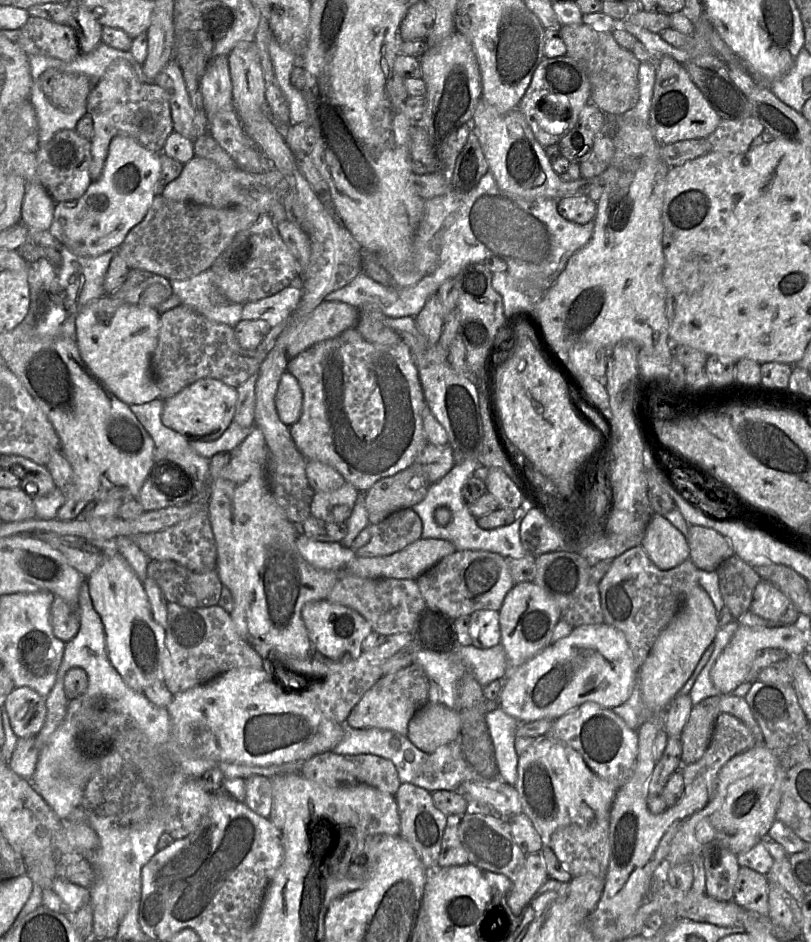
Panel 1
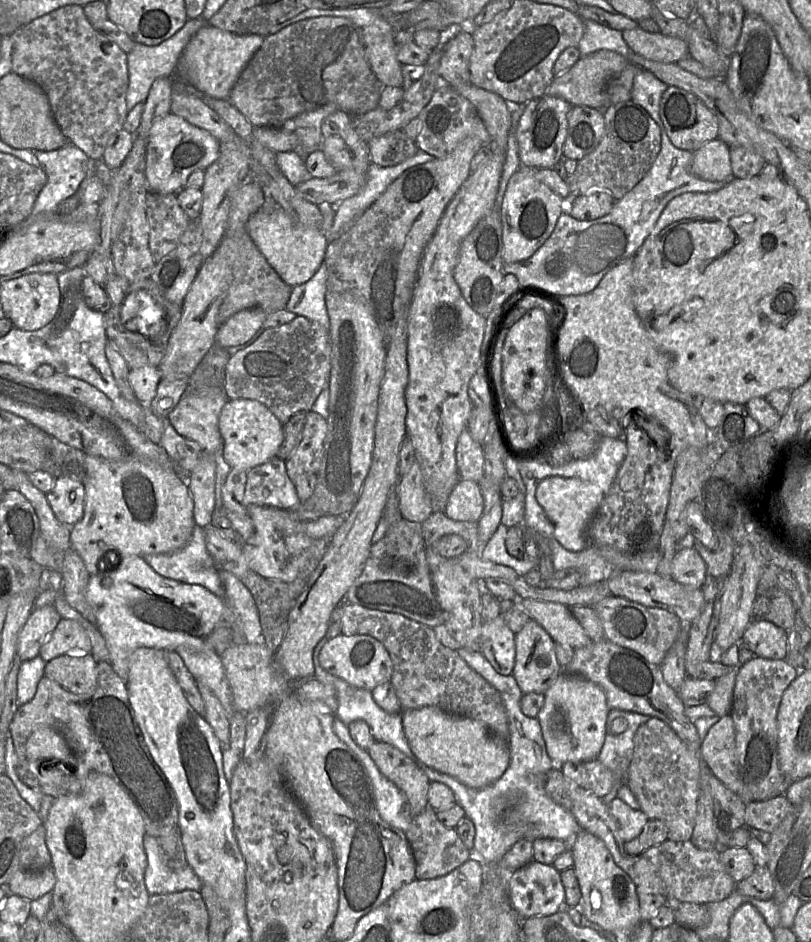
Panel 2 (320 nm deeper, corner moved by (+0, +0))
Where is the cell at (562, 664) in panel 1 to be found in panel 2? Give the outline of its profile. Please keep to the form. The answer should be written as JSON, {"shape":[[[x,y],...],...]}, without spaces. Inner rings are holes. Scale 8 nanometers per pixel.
{"shape":[[[562,671],[544,696],[537,719],[552,762],[562,765],[598,758],[605,740],[610,710],[603,689],[586,678]]]}

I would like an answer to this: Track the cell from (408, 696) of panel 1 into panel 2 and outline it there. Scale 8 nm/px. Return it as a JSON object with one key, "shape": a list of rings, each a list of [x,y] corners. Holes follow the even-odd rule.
{"shape":[[[374,741],[367,752],[379,771],[405,794],[412,818],[429,806],[431,781],[411,758],[393,745],[381,741]]]}

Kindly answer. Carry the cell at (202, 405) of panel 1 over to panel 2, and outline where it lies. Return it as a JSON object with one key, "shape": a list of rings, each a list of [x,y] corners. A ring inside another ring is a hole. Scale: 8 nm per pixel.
{"shape":[[[229,399],[219,415],[219,431],[223,440],[223,459],[231,468],[245,472],[276,457],[283,442],[283,423],[257,400]]]}

